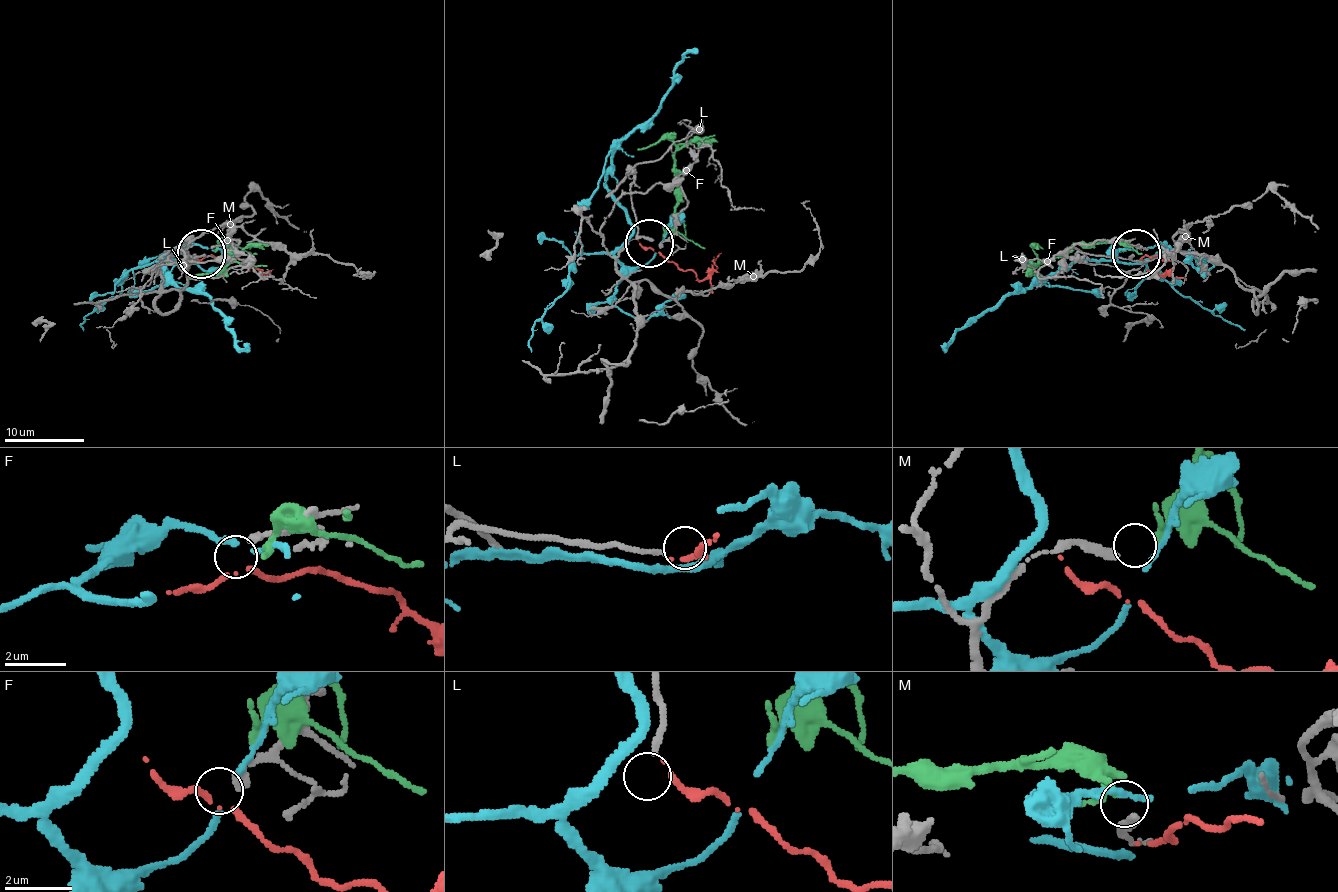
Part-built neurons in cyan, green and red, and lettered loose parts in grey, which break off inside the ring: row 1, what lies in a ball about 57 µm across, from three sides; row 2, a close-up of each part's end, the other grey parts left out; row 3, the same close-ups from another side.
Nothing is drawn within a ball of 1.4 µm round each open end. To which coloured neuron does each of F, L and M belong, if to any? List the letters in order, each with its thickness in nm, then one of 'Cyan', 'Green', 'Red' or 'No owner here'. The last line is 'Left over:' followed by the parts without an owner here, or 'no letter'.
F: Thickness 280 nm. No owner here
L: Thickness 150 nm. No owner here
M: Thickness 240 nm. Green
Left over: F, L

